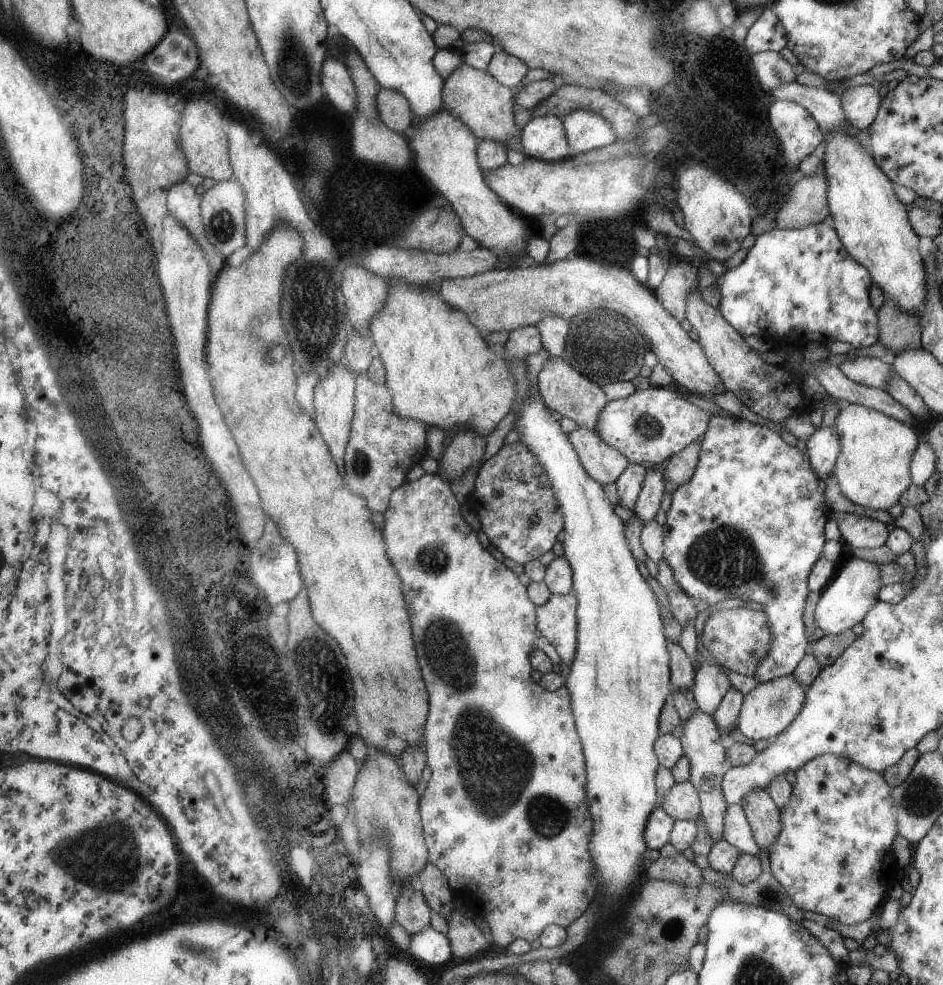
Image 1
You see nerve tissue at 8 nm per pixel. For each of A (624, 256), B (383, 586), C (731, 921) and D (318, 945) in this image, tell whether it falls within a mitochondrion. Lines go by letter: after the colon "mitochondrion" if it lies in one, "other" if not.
A: other
B: other
C: other
D: mitochondrion

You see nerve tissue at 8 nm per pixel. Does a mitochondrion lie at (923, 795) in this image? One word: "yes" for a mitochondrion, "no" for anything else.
yes

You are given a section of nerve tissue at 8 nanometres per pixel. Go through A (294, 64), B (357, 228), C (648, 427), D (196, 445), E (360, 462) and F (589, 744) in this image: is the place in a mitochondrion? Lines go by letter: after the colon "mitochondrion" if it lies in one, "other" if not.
A: mitochondrion
B: other
C: mitochondrion
D: other
E: mitochondrion
F: other

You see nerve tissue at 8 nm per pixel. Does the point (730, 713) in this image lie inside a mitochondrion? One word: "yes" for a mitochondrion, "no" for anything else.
no

